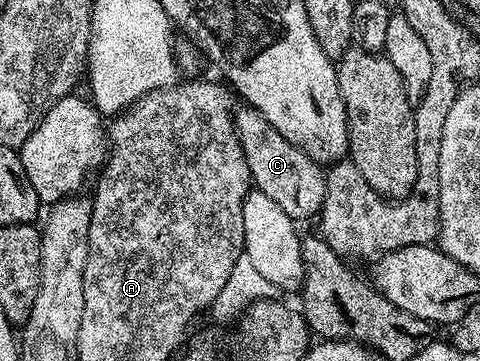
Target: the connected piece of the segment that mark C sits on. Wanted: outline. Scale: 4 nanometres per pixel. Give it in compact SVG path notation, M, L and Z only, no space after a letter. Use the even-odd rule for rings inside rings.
M251 107L243 108L235 110L234 120L236 134L244 144L252 185L266 195L270 195L270 199L274 199L274 203L278 203L278 207L282 207L286 215L294 219L315 218L320 208L324 206L325 170L317 162L311 161L301 149L294 147L294 143L278 135L278 131L274 131L272 124L260 112Z

